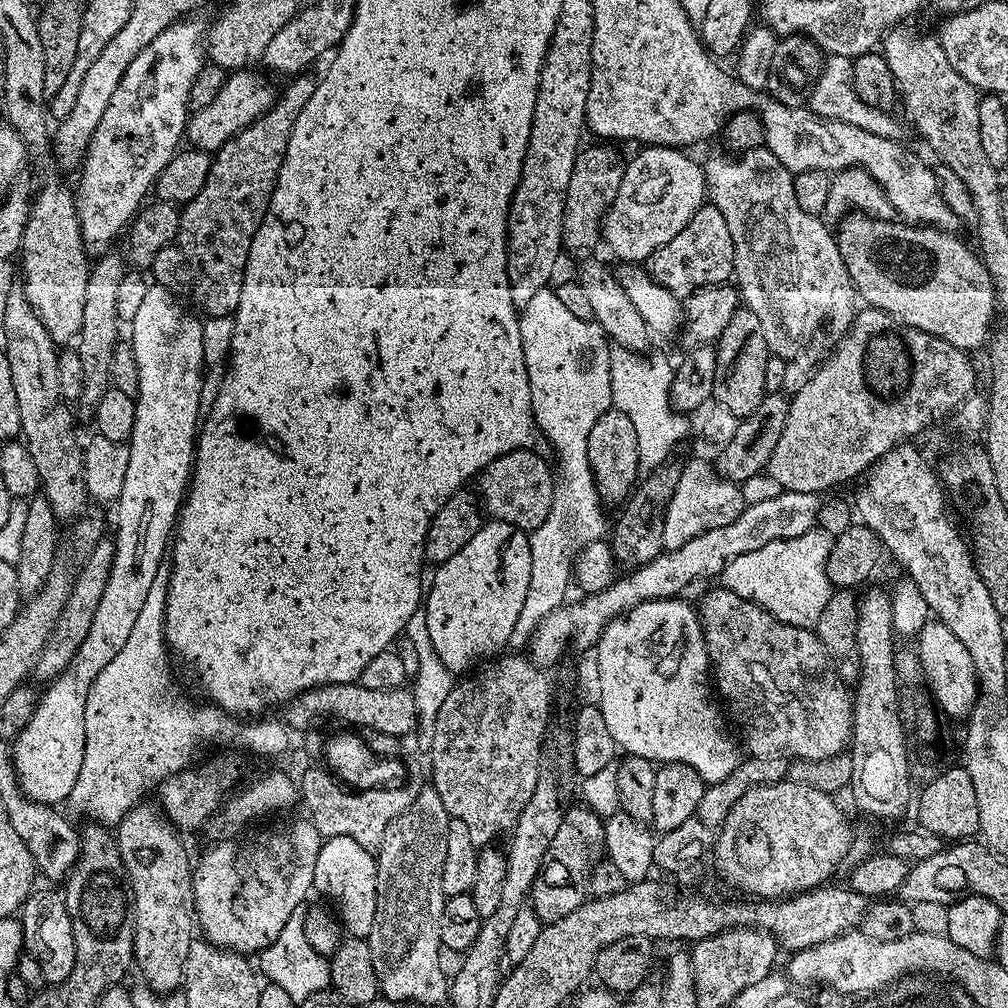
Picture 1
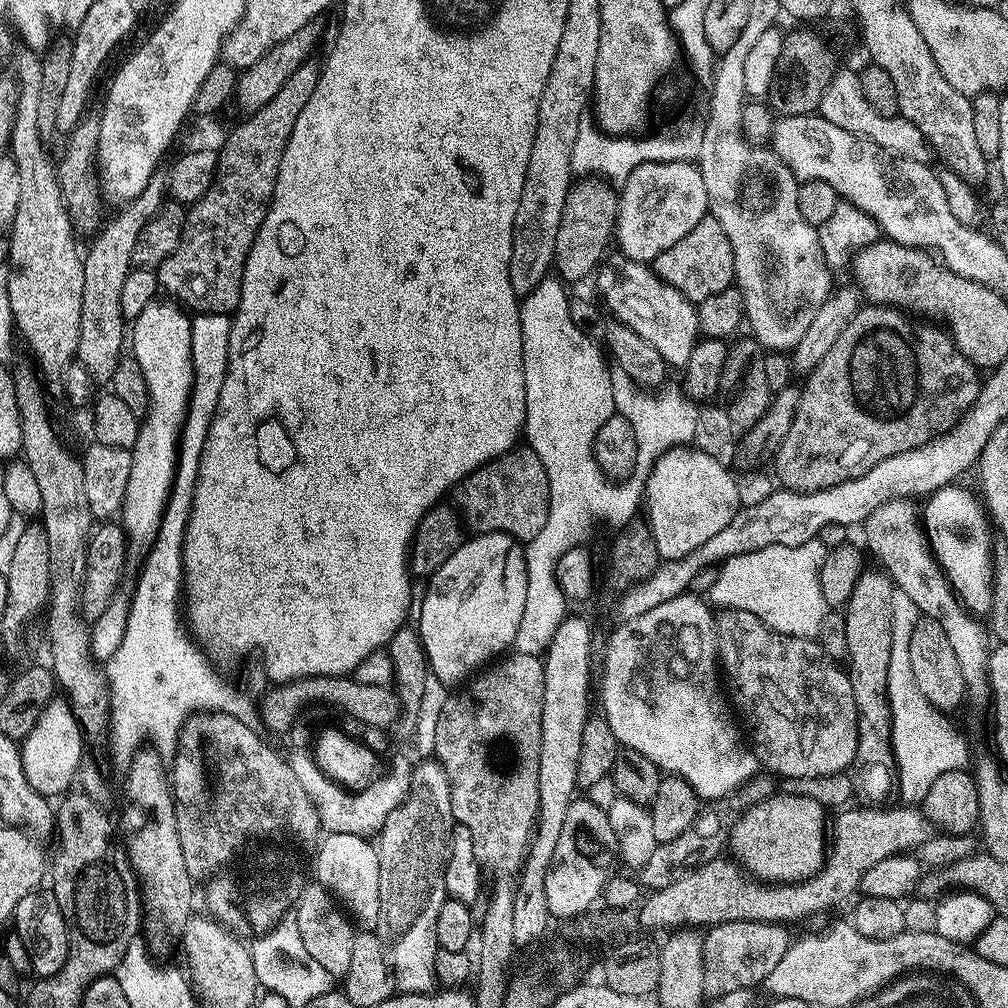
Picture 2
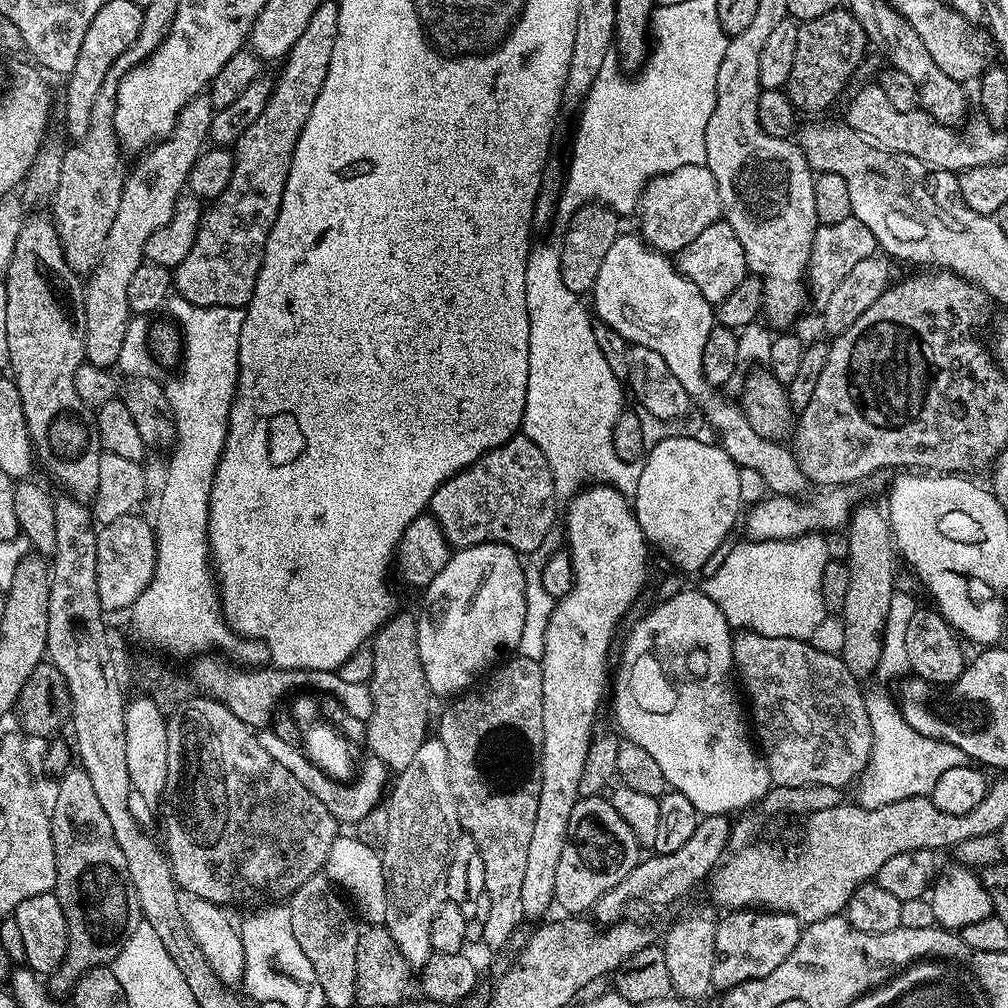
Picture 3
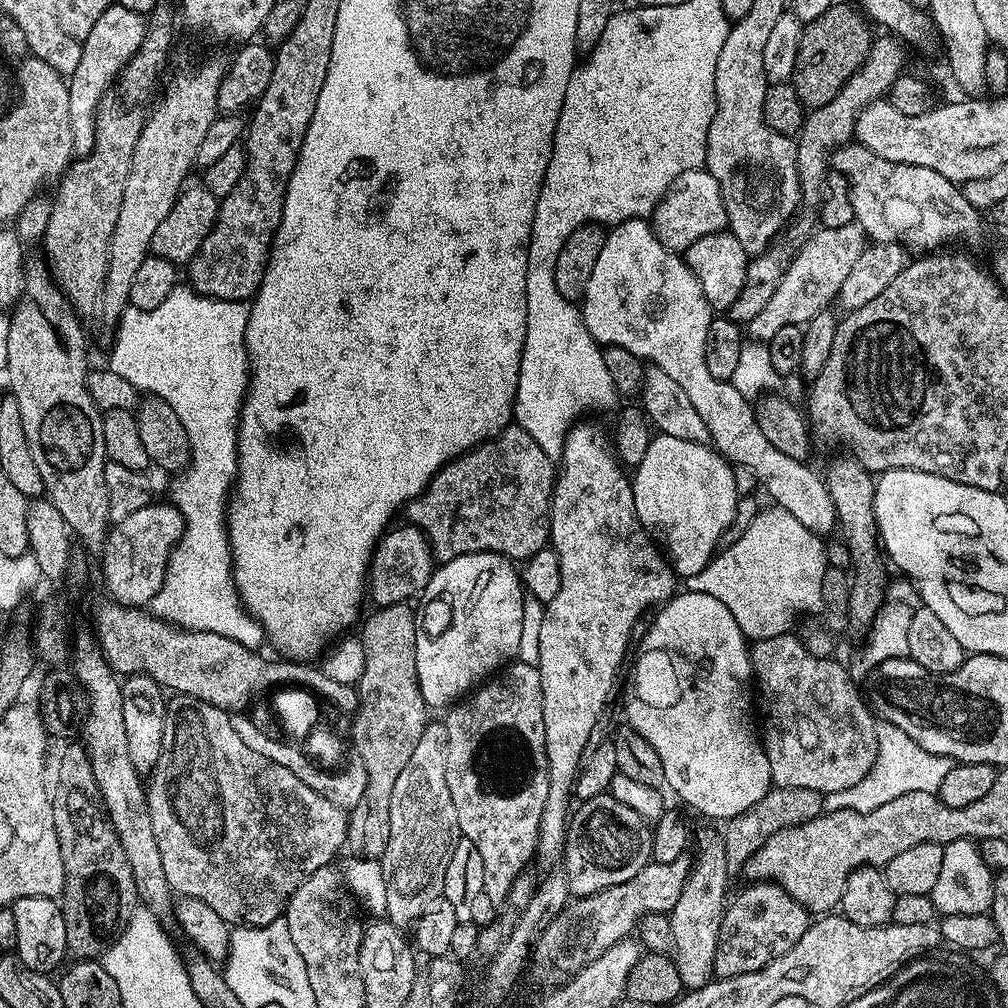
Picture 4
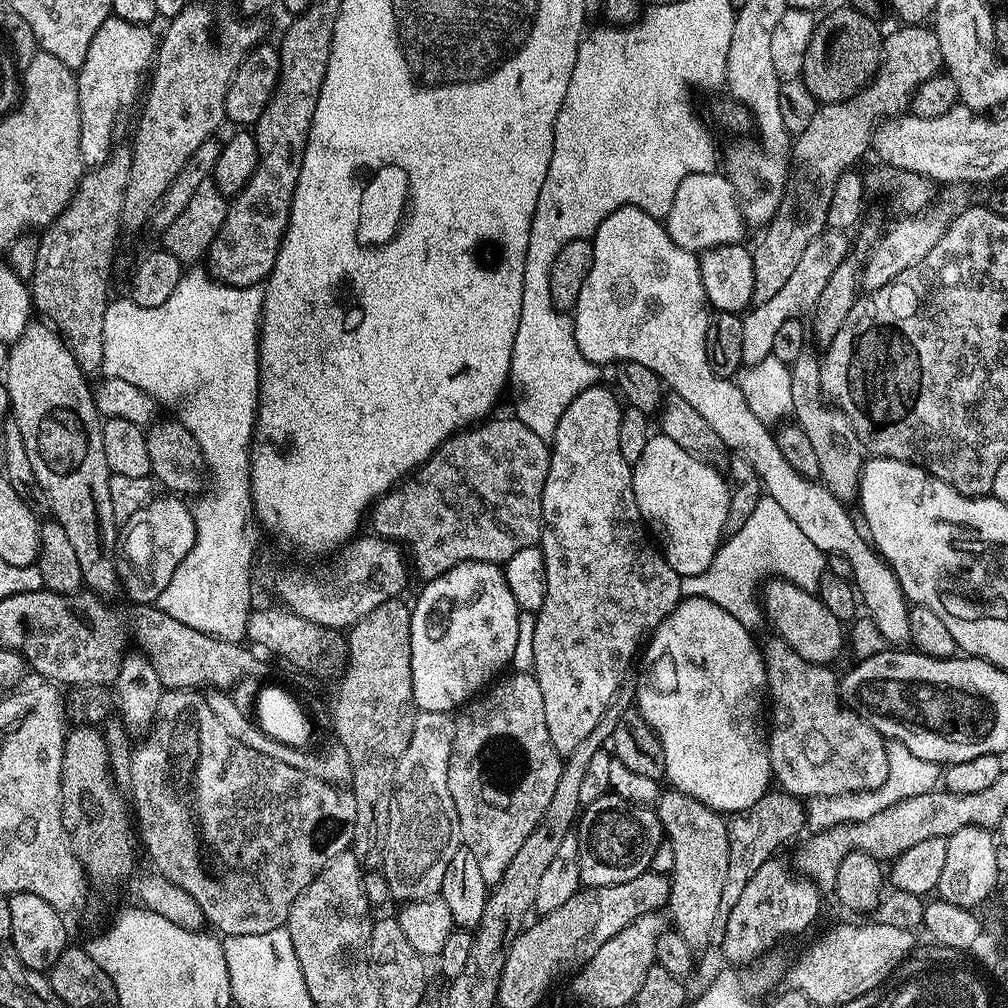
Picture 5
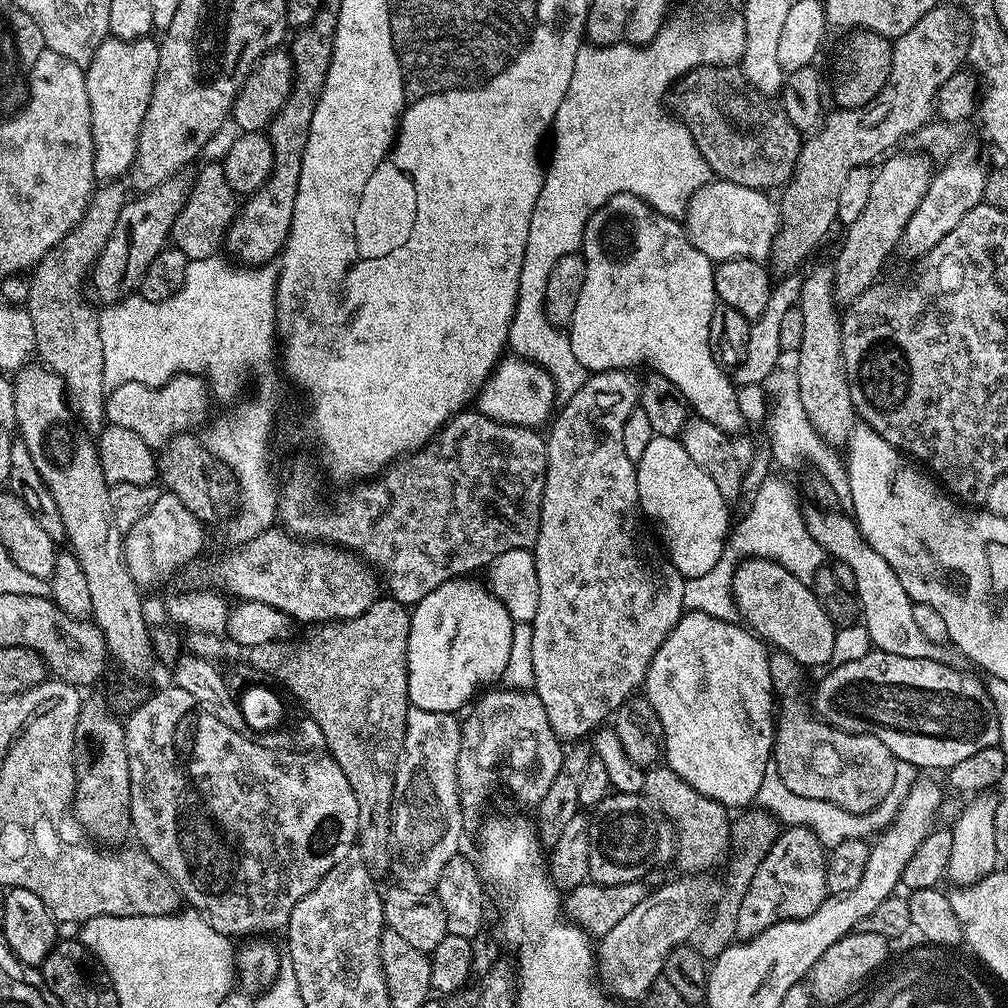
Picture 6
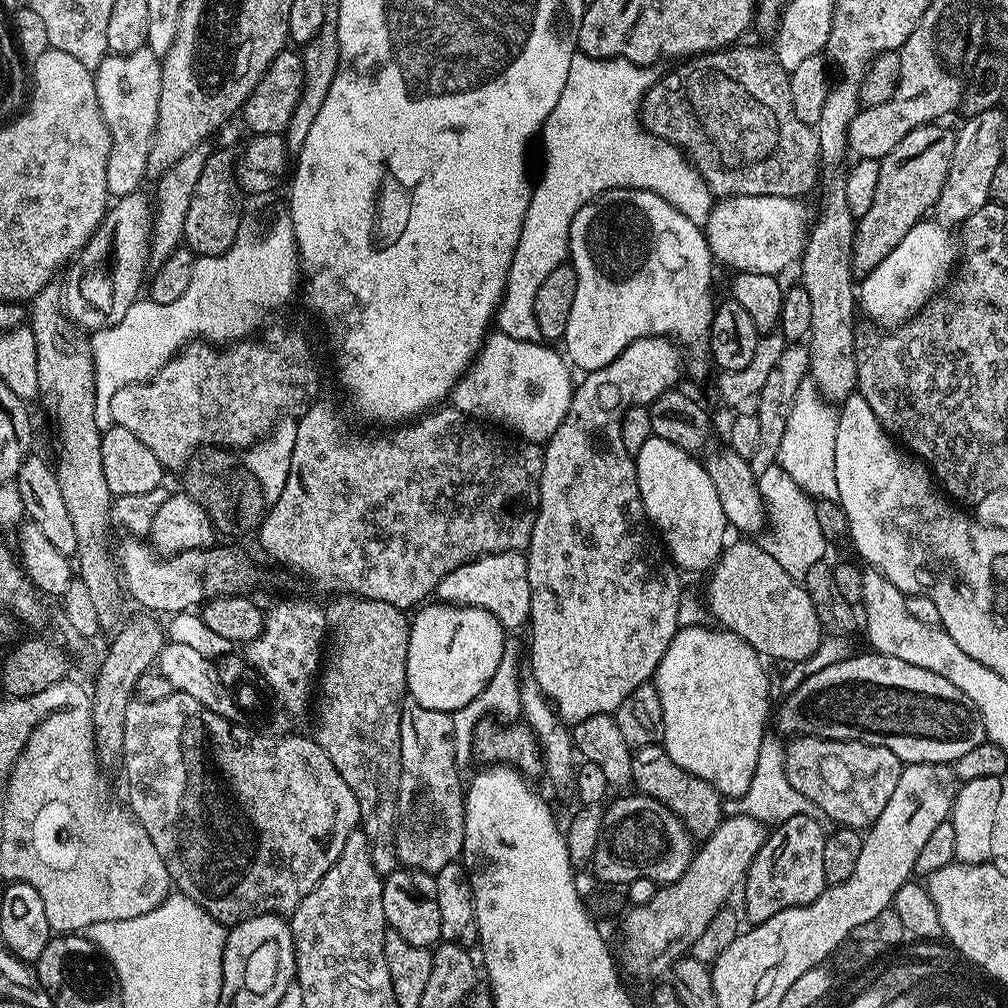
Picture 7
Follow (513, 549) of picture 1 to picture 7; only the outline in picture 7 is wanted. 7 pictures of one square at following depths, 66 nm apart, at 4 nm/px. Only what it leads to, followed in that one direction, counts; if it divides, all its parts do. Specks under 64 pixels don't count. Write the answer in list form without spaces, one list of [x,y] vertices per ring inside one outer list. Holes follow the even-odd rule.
[[[443,602],[430,603],[425,603],[415,613],[417,616],[413,615],[410,620],[408,629],[410,642],[406,654],[406,682],[408,683],[406,692],[413,704],[426,706],[426,710],[453,714],[472,702],[478,694],[482,694],[487,683],[494,678],[498,664],[503,658],[506,629],[494,614],[485,609]]]

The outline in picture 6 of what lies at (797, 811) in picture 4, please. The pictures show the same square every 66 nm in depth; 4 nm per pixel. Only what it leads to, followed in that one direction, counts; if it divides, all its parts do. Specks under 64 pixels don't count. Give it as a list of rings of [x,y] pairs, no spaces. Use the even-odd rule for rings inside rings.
[[[750,808],[739,813],[731,821],[731,834],[729,836],[731,852],[728,858],[730,862],[730,876],[725,880],[722,892],[717,895],[713,903],[710,917],[705,921],[701,929],[698,941],[698,949],[706,960],[715,959],[718,954],[726,950],[737,939],[737,926],[739,908],[742,907],[742,901],[746,896],[746,891],[750,888],[750,881],[754,878],[754,873],[761,865],[762,858],[770,850],[780,833],[780,826],[776,818],[768,812],[759,808]]]

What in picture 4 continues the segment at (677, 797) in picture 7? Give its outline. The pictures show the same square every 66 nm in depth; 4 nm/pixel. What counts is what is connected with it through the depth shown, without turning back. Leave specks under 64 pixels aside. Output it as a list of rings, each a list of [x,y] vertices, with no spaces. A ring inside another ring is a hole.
[[[704,828],[700,833],[695,833],[694,836],[694,848],[696,844],[696,860],[691,861],[690,871],[688,877],[686,878],[686,886],[682,886],[682,894],[678,894],[678,902],[674,902],[674,906],[672,907],[672,911],[667,913],[668,920],[670,922],[670,930],[673,931],[673,946],[672,952],[674,953],[674,959],[676,962],[676,969],[678,970],[678,978],[682,978],[682,982],[684,983],[685,989],[691,990],[693,988],[701,988],[702,986],[706,986],[711,980],[714,978],[714,973],[716,967],[714,966],[714,954],[718,950],[718,930],[722,926],[722,918],[724,917],[724,909],[726,907],[726,899],[724,900],[724,895],[728,892],[728,879],[730,879],[730,873],[727,868],[727,860],[726,860],[726,846],[724,845],[723,835],[719,831],[712,828]]]

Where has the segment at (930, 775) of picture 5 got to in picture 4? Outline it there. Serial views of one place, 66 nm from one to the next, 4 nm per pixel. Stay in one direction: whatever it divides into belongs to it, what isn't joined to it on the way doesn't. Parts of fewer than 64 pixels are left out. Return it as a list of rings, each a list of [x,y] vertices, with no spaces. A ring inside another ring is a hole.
[[[879,721],[878,754],[870,774],[866,774],[857,786],[848,786],[845,790],[824,794],[823,806],[827,812],[850,809],[856,813],[870,813],[891,799],[910,793],[939,793],[941,784],[953,766],[953,761],[944,755],[931,755],[918,746],[908,734],[893,726],[892,723]]]

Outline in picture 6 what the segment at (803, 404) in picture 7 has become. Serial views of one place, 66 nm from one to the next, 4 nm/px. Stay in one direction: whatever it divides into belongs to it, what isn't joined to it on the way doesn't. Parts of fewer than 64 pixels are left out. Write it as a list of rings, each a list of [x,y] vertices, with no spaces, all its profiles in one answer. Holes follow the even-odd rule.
[[[772,371],[762,384],[762,388],[768,392],[788,392],[788,396],[778,397],[768,412],[768,438],[770,440],[768,444],[772,449],[773,461],[784,468],[796,468],[799,464],[808,464],[804,466],[811,466],[818,474],[822,474],[822,478],[830,482],[830,486],[836,493],[847,493],[848,474],[845,465],[841,461],[840,464],[836,461],[837,453],[816,433],[810,418],[806,418],[806,410],[802,410],[802,402],[798,398],[795,371]]]

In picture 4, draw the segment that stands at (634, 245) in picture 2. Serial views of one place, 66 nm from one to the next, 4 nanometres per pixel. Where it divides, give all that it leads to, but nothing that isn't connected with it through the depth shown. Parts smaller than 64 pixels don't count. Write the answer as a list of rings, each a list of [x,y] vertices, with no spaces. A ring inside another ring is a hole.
[[[707,170],[684,172],[668,188],[650,217],[650,223],[661,242],[673,250],[689,248],[698,238],[706,238],[711,232],[722,232],[728,228],[728,214],[724,209],[722,190]]]

